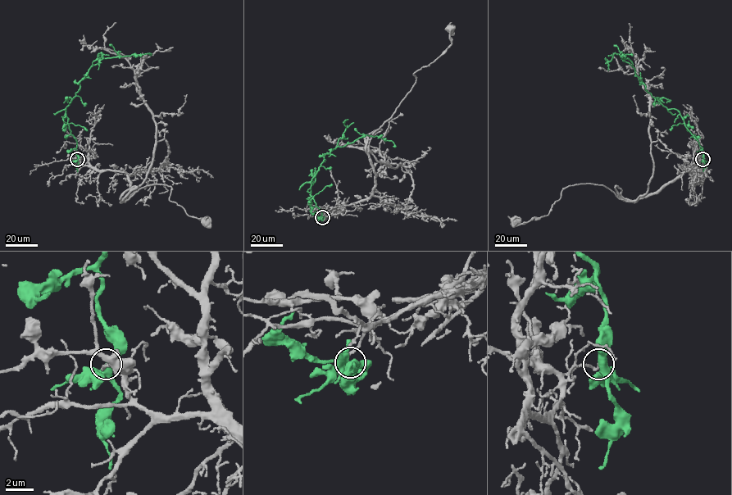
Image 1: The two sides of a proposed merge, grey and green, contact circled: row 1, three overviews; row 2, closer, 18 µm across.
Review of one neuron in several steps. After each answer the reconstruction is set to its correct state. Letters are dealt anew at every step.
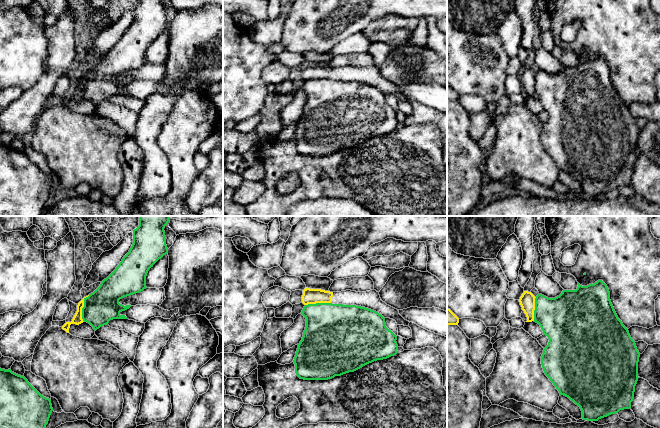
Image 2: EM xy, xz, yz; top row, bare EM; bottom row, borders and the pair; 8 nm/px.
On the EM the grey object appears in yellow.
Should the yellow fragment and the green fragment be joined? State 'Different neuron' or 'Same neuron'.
Different neuron

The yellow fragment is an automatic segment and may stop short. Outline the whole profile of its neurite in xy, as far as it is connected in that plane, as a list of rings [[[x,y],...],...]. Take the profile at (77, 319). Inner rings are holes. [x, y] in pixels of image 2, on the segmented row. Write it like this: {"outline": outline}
{"outline": [[[84,298],[78,303],[77,305],[77,311],[72,319],[71,322],[66,322],[63,326],[62,329],[65,330],[67,333],[69,333],[69,328],[71,324],[76,324],[79,325],[83,323],[82,319],[82,308],[84,307]]]}

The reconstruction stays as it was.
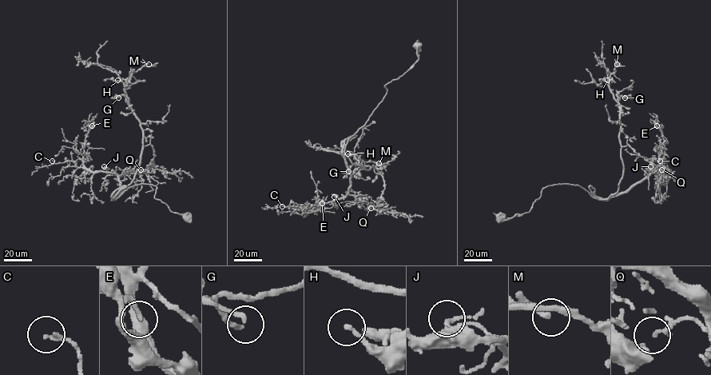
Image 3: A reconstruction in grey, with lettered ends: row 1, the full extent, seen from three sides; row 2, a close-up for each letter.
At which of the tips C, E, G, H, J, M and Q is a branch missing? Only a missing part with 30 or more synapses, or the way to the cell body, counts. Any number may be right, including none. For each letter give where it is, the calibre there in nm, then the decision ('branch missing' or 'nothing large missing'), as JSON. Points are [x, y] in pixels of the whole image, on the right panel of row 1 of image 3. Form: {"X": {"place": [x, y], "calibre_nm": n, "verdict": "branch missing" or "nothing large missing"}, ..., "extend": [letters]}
{"C": {"place": [660, 161], "calibre_nm": 160, "verdict": "nothing large missing"}, "E": {"place": [657, 125], "calibre_nm": 140, "verdict": "nothing large missing"}, "G": {"place": [625, 97], "calibre_nm": 170, "verdict": "nothing large missing"}, "H": {"place": [607, 80], "calibre_nm": 180, "verdict": "nothing large missing"}, "J": {"place": [650, 166], "calibre_nm": 110, "verdict": "nothing large missing"}, "M": {"place": [617, 64], "calibre_nm": 200, "verdict": "nothing large missing"}, "Q": {"place": [661, 169], "calibre_nm": 120, "verdict": "nothing large missing"}, "extend": []}

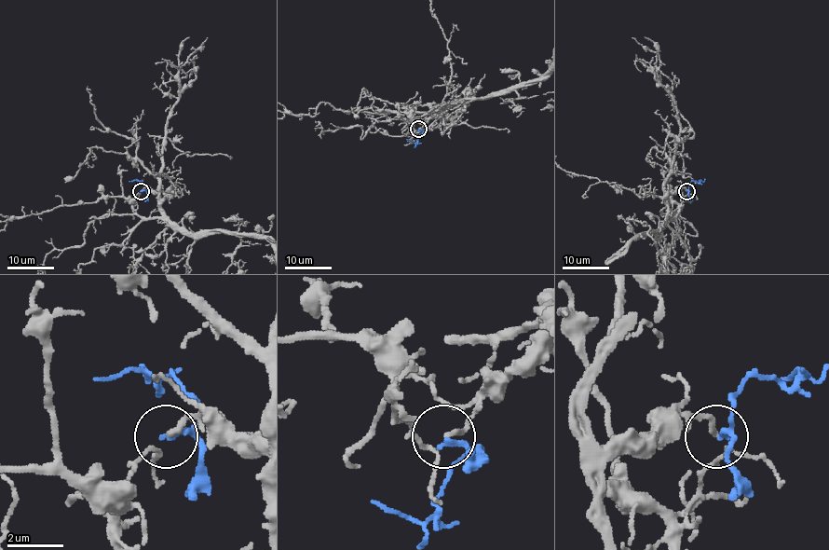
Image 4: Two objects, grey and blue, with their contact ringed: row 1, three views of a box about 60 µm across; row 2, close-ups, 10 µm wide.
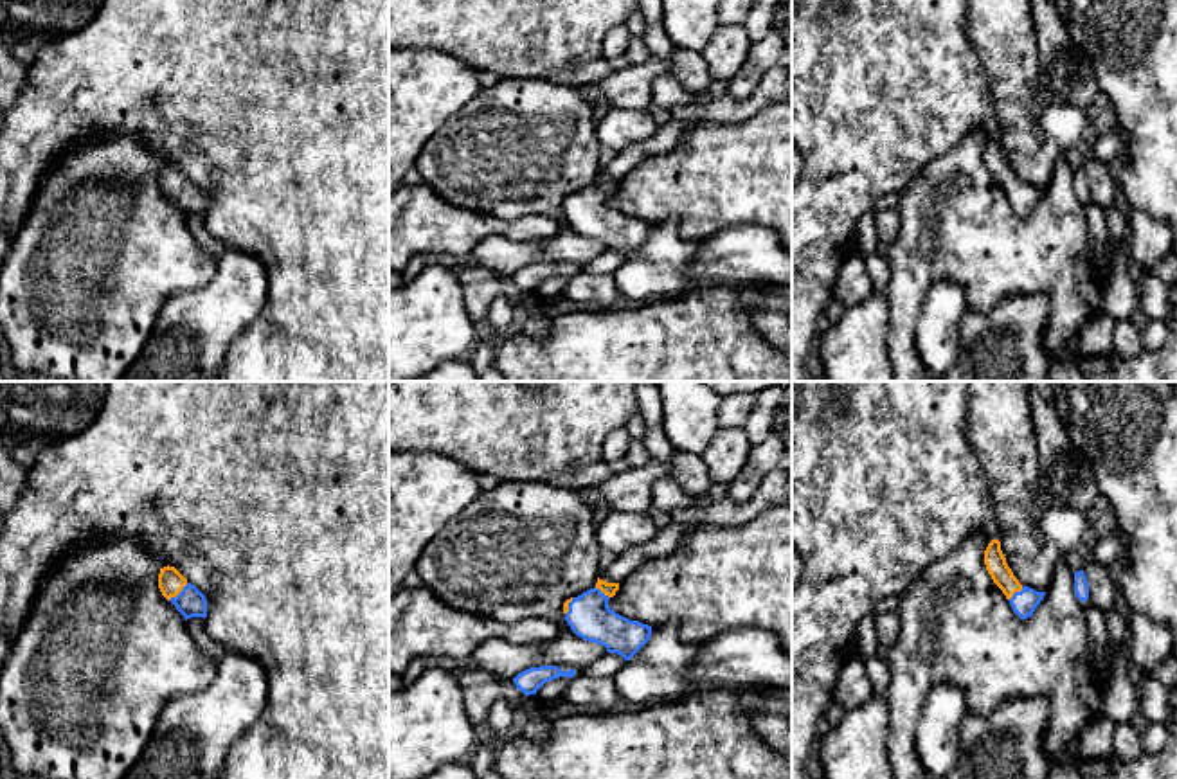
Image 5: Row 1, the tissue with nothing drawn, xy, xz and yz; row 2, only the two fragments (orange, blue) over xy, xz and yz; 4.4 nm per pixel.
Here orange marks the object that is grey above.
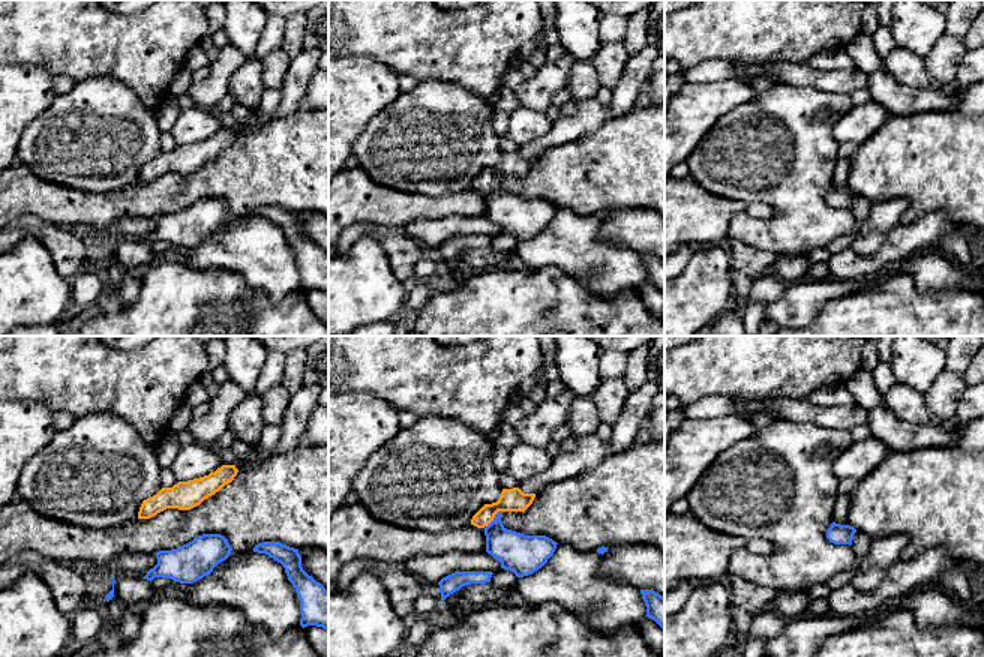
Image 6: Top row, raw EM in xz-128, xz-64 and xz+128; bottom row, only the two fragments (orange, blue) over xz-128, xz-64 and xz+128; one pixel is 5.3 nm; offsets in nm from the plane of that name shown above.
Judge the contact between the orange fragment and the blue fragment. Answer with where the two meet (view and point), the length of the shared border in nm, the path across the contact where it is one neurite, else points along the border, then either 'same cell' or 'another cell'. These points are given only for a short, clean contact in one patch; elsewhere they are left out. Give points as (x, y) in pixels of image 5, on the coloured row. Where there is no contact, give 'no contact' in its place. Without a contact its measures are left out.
meets orange in xy at (177, 594); contact 120 nm long; runs through xy (171, 582), (177, 594), (191, 603); same cell

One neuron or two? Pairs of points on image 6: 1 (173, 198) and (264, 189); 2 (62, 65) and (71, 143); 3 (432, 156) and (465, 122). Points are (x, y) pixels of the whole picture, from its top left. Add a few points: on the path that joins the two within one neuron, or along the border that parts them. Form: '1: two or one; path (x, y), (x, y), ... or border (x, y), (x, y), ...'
1: one; path (195, 186), (242, 186)
2: two; border (110, 75), (90, 75), (75, 83)
3: one; path (440, 147), (456, 131)

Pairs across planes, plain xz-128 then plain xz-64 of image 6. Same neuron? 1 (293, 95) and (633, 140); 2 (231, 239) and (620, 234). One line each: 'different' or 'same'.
1: different
2: different

